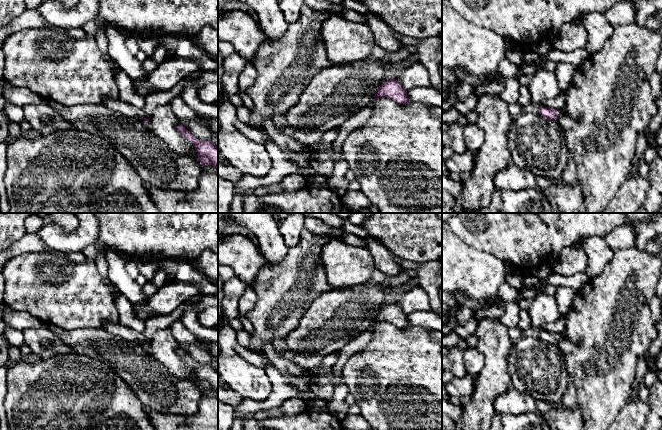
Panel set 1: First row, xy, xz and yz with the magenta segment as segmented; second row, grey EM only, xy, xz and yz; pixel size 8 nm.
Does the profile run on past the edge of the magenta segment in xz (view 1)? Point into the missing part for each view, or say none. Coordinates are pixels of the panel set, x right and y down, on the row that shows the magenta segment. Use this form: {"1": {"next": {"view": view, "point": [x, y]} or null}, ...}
{"1": {"next": null}}

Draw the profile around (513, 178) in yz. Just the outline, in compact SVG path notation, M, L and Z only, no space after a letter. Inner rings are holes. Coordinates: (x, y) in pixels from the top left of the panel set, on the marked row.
M513 162L495 174L493 183L501 191L521 191L537 186L536 176L530 170L521 169Z

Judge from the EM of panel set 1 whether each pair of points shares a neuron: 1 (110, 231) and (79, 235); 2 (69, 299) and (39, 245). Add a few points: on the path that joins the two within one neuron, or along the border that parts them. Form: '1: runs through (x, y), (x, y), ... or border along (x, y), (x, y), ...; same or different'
1: border along (97, 223), (99, 237); different
2: border along (50, 251), (28, 251), (20, 255); different

